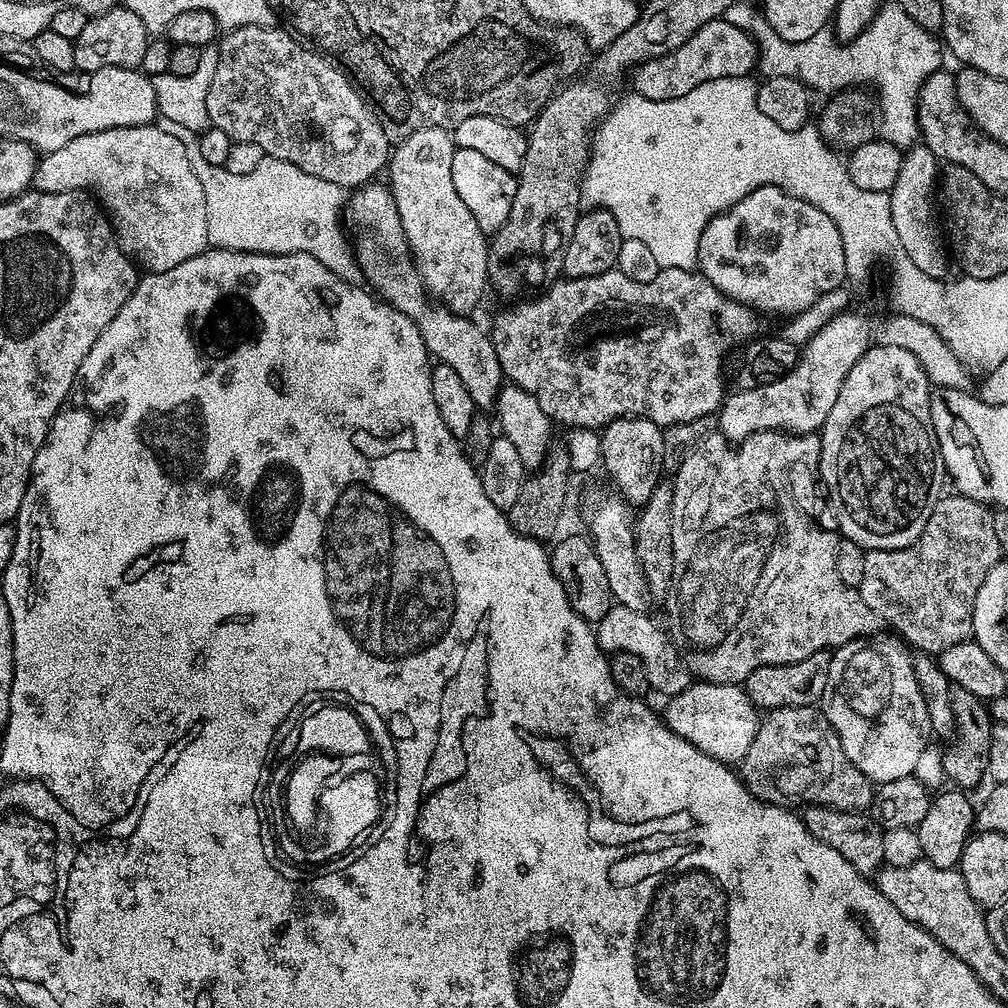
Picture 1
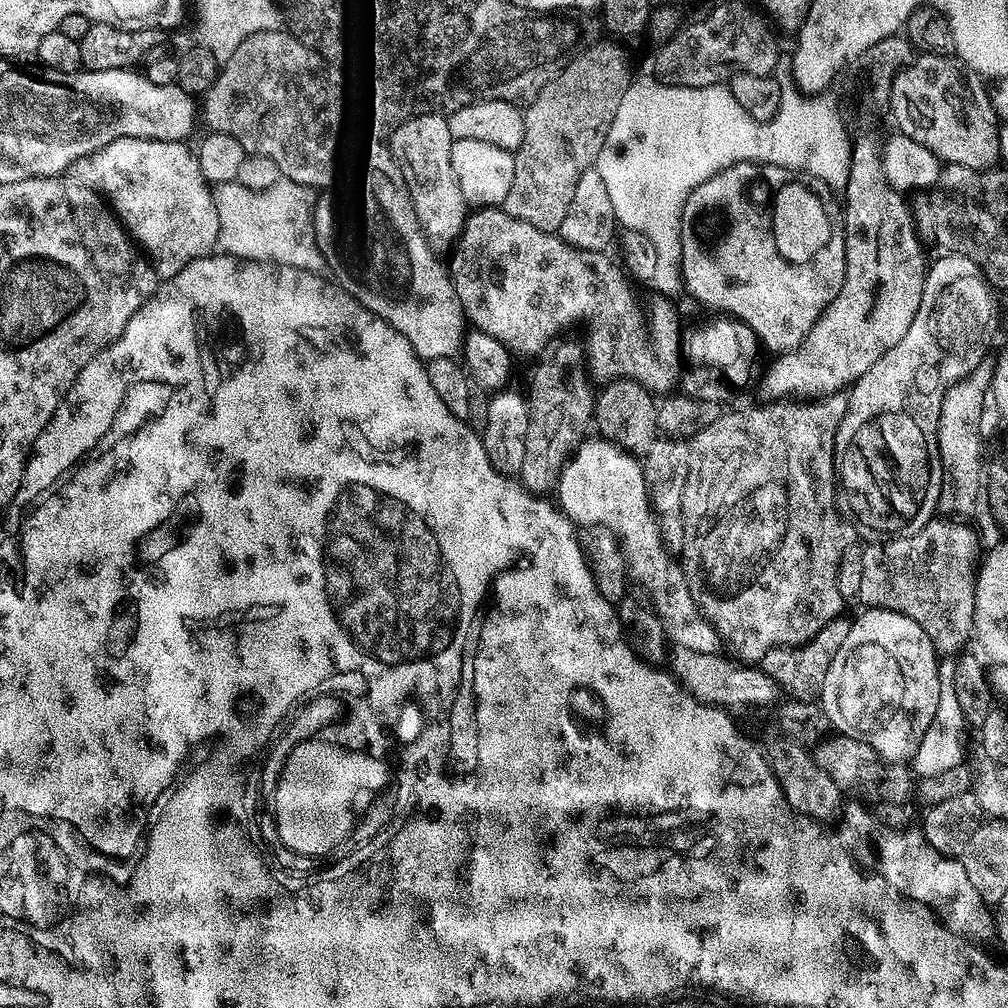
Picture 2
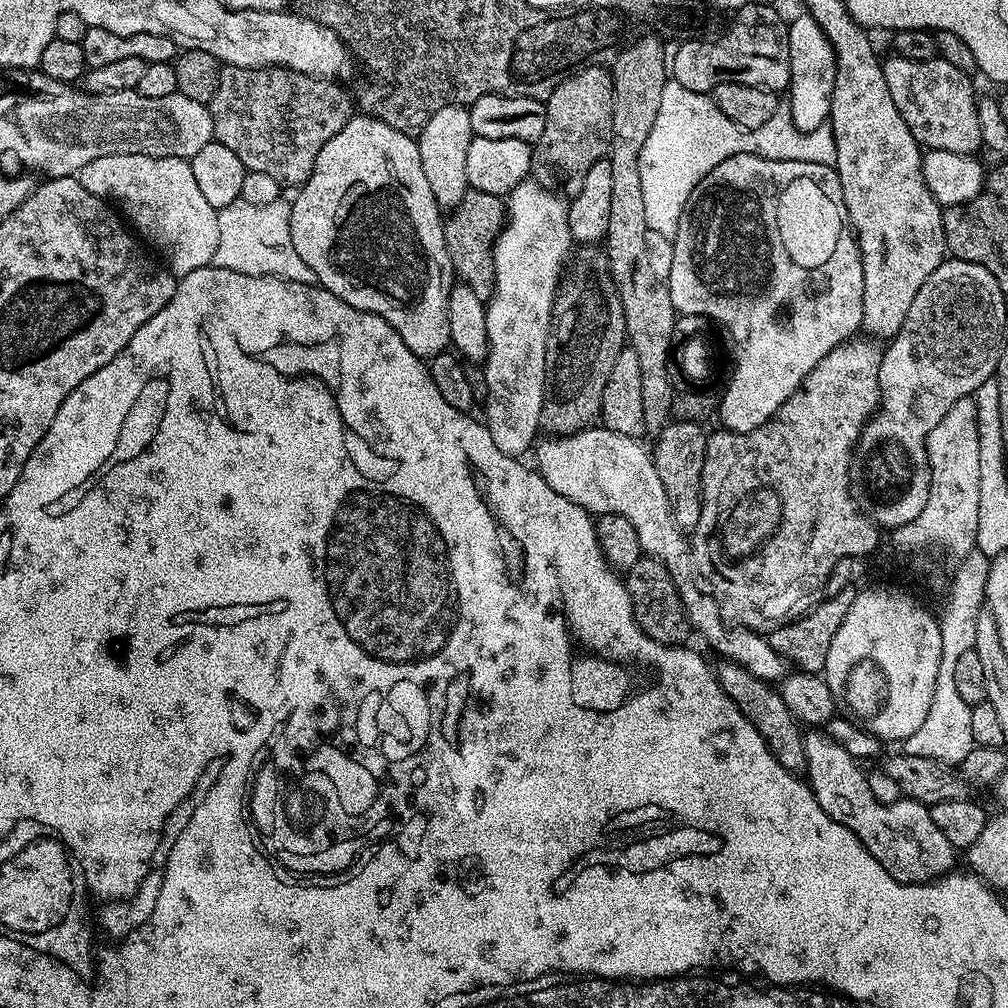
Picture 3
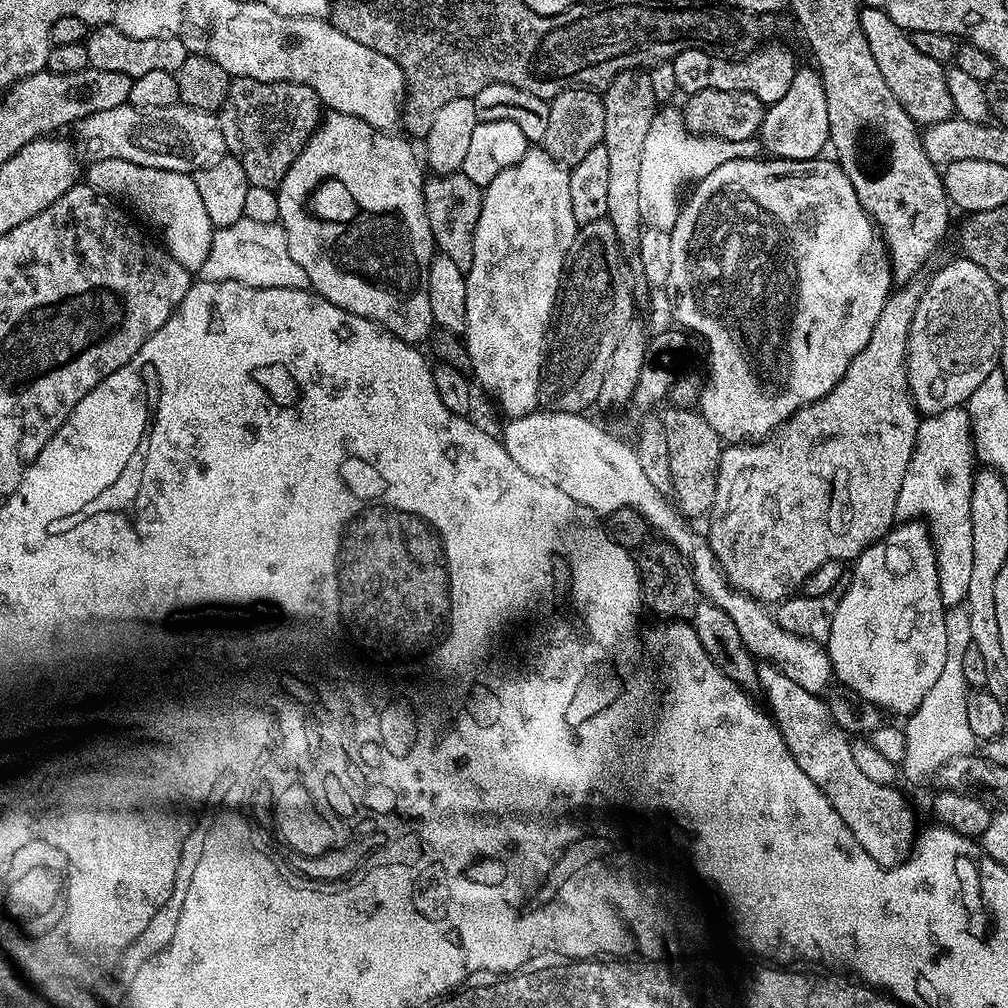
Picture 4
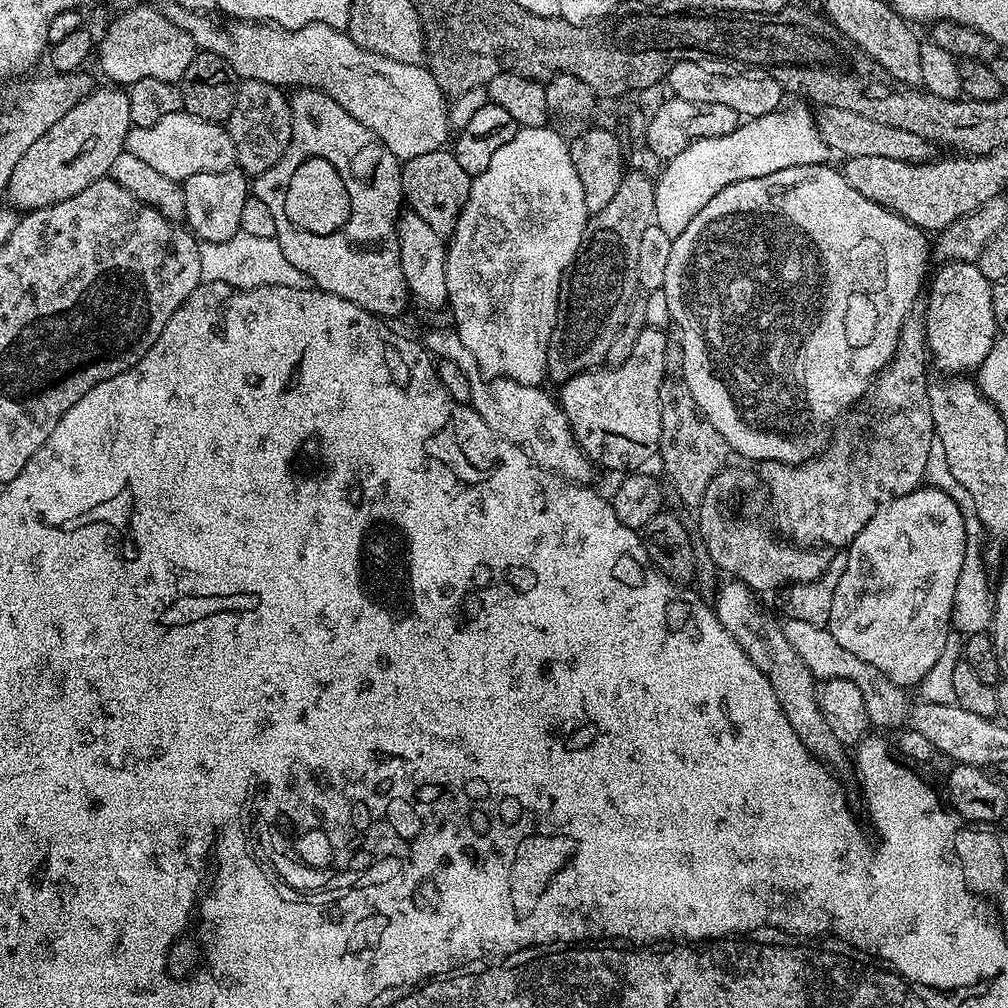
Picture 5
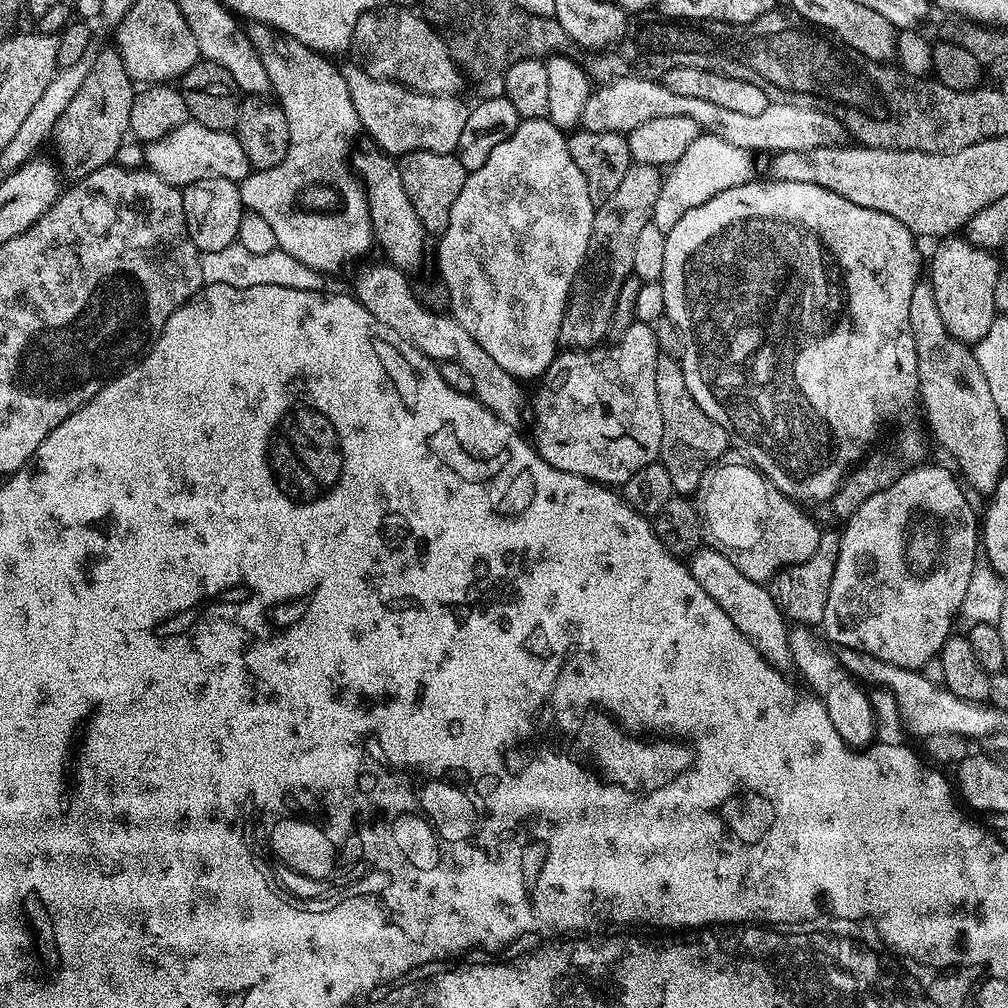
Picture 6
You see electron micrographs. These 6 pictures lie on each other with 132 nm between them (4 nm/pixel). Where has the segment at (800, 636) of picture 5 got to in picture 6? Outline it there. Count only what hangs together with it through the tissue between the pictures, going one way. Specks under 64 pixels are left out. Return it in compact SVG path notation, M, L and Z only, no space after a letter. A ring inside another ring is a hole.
M840 648L838 655L844 663L844 669L857 680L865 685L877 684L878 687L885 688L896 699L900 716L908 723L909 730L917 732L921 738L934 734L962 734L967 736L969 741L976 742L1001 731L1002 713L999 708L993 708L987 702L958 698L958 694L944 687L943 683L931 680L923 671L882 662L882 658L874 658L874 654L859 652L857 648Z

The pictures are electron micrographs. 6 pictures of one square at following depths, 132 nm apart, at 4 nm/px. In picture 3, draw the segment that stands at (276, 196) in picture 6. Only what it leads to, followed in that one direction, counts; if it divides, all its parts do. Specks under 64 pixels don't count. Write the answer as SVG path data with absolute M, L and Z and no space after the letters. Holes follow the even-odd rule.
M363 114L353 115L352 119L318 150L318 158L314 162L314 170L305 184L299 185L296 200L291 201L292 213L290 214L290 238L294 242L294 250L298 250L298 258L310 266L316 275L316 283L320 287L330 290L342 302L354 306L363 312L378 314L410 346L410 350L421 358L431 358L438 353L445 351L451 345L450 338L450 318L448 317L448 295L454 283L454 273L450 254L446 250L446 238L444 237L444 220L442 219L442 209L434 198L434 190L430 190L430 182L426 182L426 174L422 170L422 158L420 157L419 143L409 133L394 130L384 120L378 120L374 116Z

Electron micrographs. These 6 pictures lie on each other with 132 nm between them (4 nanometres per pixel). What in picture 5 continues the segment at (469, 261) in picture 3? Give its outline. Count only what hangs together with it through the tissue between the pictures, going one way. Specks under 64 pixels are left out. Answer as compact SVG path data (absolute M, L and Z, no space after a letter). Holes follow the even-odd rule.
M441 150L430 154L418 154L418 158L403 161L400 169L404 198L407 207L417 212L422 222L434 229L434 234L448 238L458 226L458 218L470 198L472 177L458 162L455 151Z

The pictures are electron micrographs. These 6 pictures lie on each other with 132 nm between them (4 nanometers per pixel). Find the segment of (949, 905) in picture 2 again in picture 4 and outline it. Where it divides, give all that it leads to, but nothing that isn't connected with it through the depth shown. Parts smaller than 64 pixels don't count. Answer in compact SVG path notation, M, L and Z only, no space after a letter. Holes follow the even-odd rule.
M757 663L756 673L760 679L760 688L768 694L770 715L780 727L798 766L802 766L810 782L814 782L814 786L826 794L862 850L866 850L866 854L870 854L870 858L874 858L874 862L883 868L895 868L903 864L911 856L918 839L916 816L911 806L895 792L895 787L873 782L871 778L866 778L866 774L862 774L861 768L854 763L849 733L843 732L838 722L834 722L827 703L817 693L802 690L794 678L774 664Z

